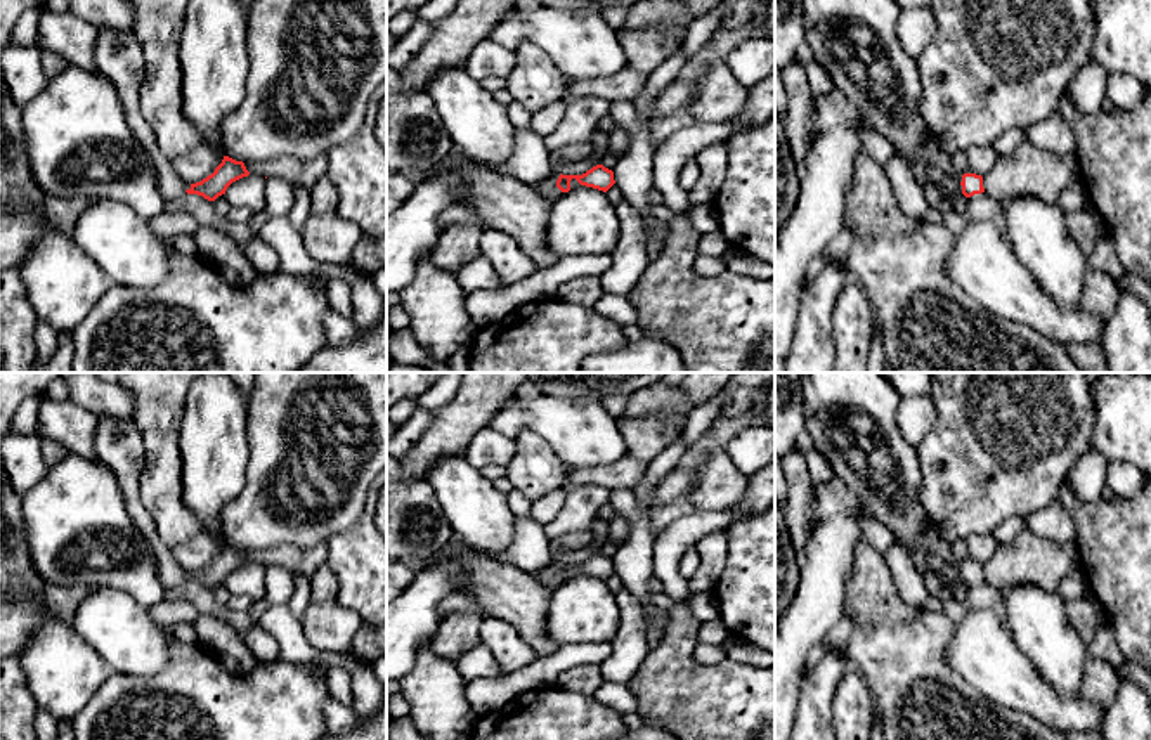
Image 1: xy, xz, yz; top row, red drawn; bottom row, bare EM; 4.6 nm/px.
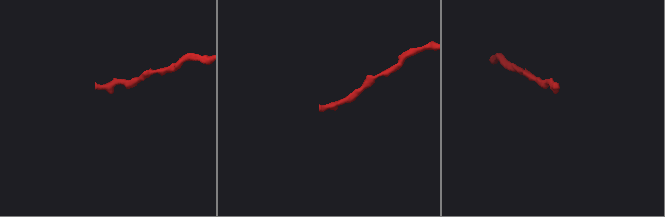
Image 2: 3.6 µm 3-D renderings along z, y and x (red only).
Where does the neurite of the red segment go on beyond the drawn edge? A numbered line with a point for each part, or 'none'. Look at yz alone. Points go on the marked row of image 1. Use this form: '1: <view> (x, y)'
1: yz (980, 207)

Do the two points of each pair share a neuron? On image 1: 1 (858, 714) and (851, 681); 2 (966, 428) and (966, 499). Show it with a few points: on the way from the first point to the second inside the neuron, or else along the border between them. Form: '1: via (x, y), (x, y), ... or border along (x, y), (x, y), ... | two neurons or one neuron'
1: via (853, 706), (851, 690) | one neuron
2: via (966, 446), (966, 482) | one neuron

